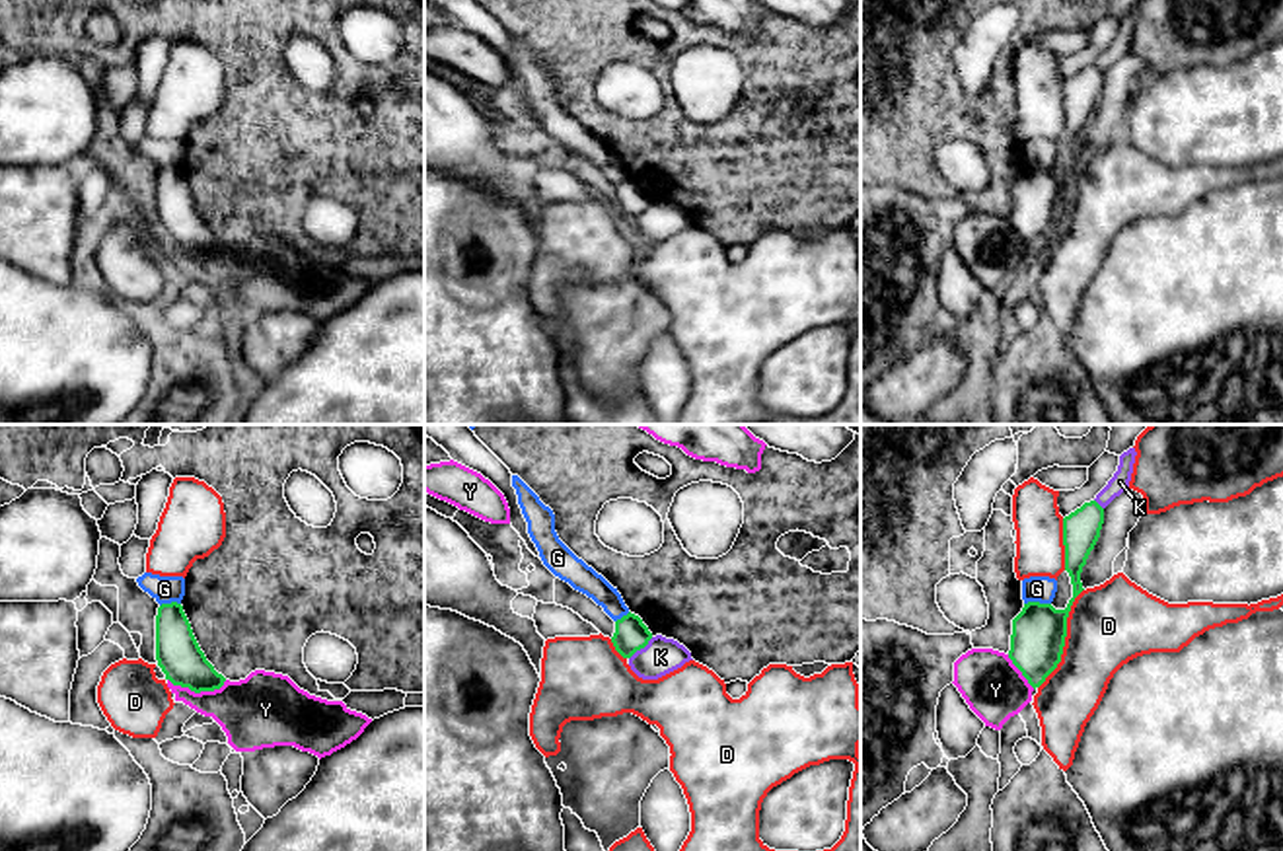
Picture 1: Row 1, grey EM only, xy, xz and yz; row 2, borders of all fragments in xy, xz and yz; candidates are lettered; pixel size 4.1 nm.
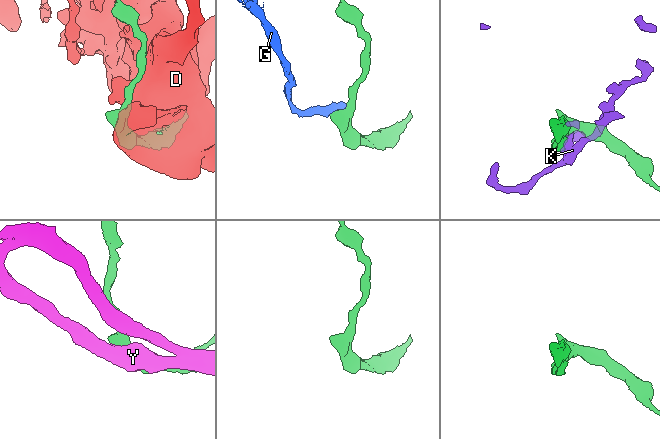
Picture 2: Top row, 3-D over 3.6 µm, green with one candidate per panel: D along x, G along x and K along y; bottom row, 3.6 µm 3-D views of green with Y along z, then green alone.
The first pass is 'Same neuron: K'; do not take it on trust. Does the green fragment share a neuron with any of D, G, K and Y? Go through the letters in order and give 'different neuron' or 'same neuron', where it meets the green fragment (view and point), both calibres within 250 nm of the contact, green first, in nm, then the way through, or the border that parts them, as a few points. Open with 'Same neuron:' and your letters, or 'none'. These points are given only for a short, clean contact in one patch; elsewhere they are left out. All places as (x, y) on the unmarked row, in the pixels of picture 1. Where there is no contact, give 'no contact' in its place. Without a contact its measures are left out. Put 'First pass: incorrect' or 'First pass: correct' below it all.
Same neuron: none
D: different neuron | yz (1063, 203) | 220/340 nm
G: different neuron | yz (1036, 166) | 220/110 nm | along yz (1050, 166), (1025, 168)
K: different neuron | xz (641, 211) | 140/150 nm
Y: different neuron | xy (197, 256) | 190/280 nm
First pass: incorrect

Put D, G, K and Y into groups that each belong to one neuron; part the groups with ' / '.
D / G K / Y

